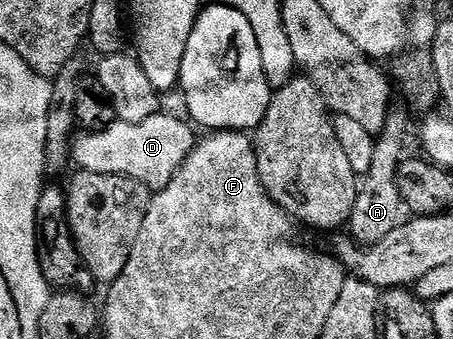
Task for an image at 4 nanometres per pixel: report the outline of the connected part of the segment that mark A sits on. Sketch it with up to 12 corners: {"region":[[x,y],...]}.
{"region":[[390,110],[347,231],[379,245],[407,222],[397,174],[408,113]]}

